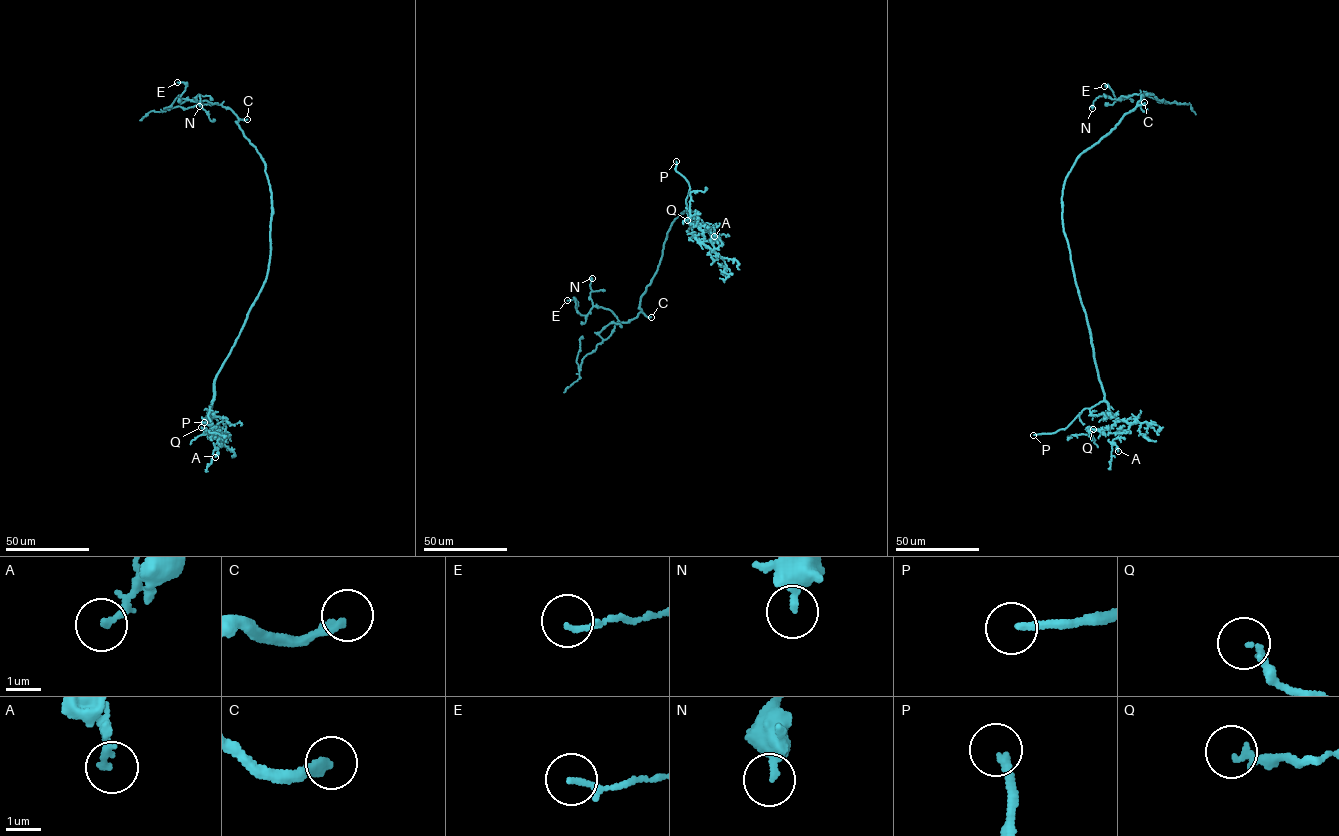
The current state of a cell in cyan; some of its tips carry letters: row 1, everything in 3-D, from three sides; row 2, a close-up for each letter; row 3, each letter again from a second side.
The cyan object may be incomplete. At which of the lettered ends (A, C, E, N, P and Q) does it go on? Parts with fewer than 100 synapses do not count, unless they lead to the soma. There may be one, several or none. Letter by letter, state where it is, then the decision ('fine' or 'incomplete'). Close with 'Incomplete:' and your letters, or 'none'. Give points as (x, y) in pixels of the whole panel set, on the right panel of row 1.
A: at (1118, 451); fine
C: at (1144, 102); incomplete
E: at (1104, 86); fine
N: at (1092, 108); fine
P: at (1033, 435); incomplete
Q: at (1093, 429); fine
Incomplete: C, P

